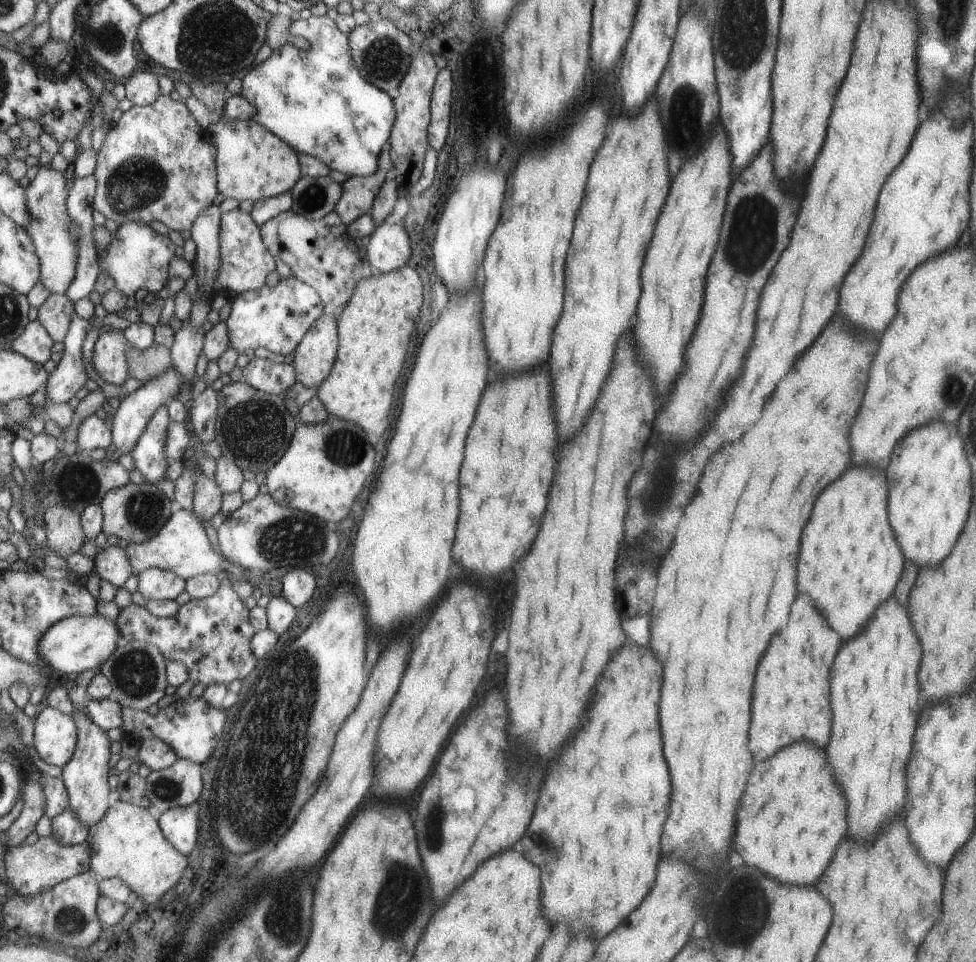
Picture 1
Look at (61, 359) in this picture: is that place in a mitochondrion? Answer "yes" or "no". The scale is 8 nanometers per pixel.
no

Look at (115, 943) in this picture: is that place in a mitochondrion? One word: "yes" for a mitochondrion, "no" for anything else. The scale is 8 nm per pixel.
no

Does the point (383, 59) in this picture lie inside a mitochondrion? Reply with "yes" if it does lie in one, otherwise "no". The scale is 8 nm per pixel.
yes

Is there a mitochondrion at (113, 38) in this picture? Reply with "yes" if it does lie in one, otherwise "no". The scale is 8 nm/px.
yes

